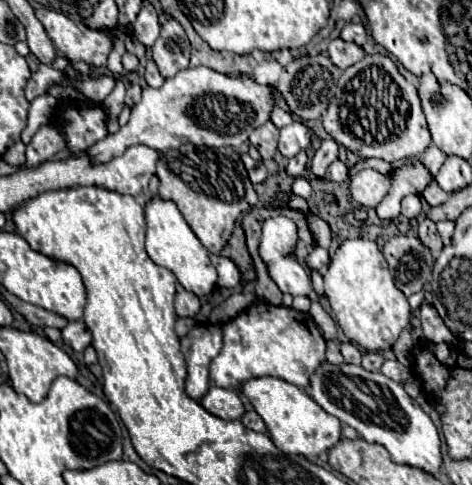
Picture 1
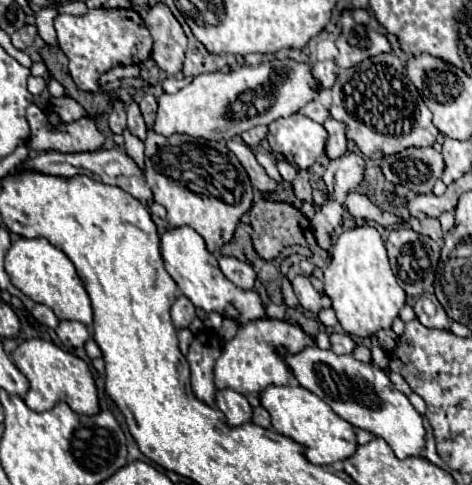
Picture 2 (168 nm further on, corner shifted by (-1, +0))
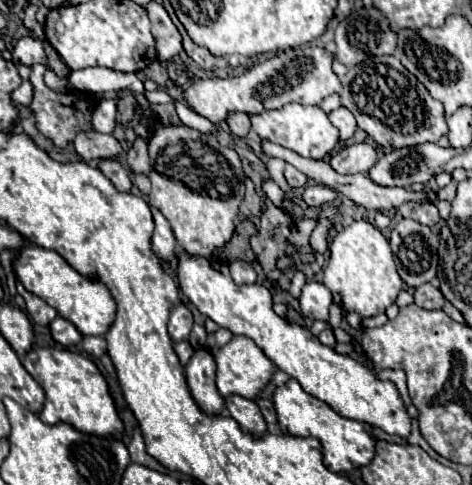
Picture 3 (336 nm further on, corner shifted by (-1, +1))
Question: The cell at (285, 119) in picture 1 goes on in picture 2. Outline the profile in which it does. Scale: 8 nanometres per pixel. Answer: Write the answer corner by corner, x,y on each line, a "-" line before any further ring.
310,101
298,113
304,115
304,117
308,117
308,119
312,119
312,121
316,121
316,123
324,123
326,117
328,117
328,109
324,109
320,101

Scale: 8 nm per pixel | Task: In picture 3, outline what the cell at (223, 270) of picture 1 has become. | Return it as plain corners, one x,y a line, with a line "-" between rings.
236,260
230,264
230,274
236,284
254,284
256,282
256,270
242,260

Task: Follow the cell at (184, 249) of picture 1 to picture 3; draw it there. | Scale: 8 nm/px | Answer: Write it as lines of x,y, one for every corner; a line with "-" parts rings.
182,254
178,264
180,290
190,298
190,302
208,318
212,318
218,326
228,328
232,334
248,336
256,342
256,346
288,376
296,378
308,394
322,398
342,416
368,422
372,426
382,428
392,436
406,438
410,434
410,418
406,414
404,402
392,382
378,380
370,368
362,362
338,354
334,348
328,348
318,342
306,328
288,322
272,310
272,296
268,288
260,284
252,286
236,286
230,278
228,266
220,264
214,268
212,260

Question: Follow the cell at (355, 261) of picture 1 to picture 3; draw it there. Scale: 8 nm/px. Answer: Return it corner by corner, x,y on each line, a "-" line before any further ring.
366,220
352,222
330,244
330,258
324,270
324,286
330,292
338,292
344,300
344,312
358,312
364,316
376,316
394,304
398,292
404,288
398,276
392,250
382,232

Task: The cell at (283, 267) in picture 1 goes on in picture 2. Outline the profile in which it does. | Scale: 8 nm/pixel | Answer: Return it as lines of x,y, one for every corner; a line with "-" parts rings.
296,275
294,281
292,281
292,287
294,287
294,293
296,293
300,305
304,309
312,311
312,313
318,313
322,307
328,307
330,305
330,299
318,295
306,275

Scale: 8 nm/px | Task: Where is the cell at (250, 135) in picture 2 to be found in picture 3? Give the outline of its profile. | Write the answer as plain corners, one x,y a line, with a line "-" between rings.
230,112
228,118
226,118
226,126
230,128
230,132
234,136
246,138
246,134
250,130
250,120
248,120
248,116
244,112

